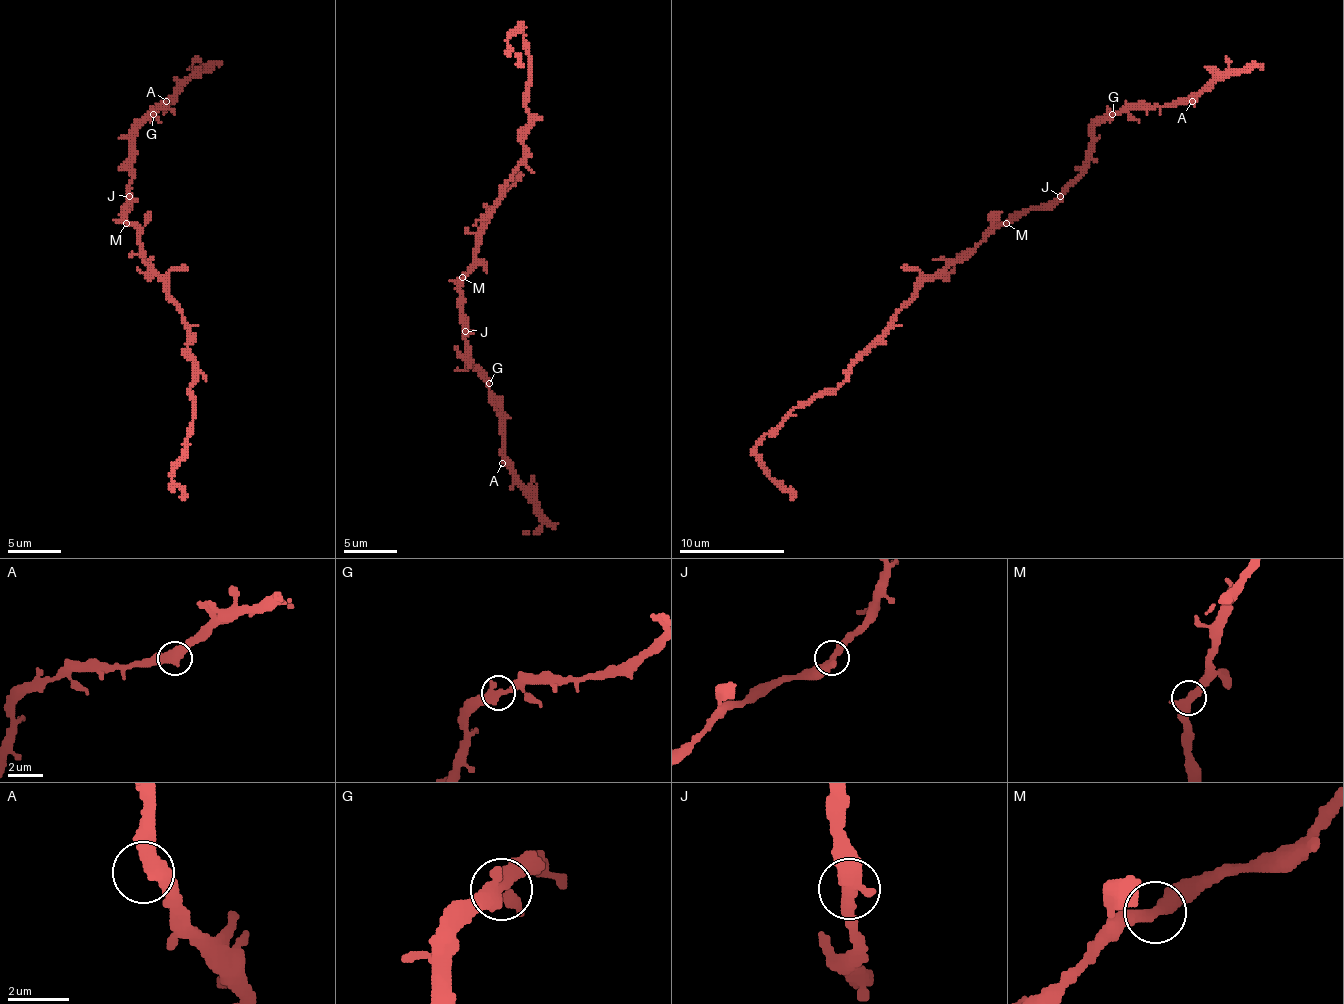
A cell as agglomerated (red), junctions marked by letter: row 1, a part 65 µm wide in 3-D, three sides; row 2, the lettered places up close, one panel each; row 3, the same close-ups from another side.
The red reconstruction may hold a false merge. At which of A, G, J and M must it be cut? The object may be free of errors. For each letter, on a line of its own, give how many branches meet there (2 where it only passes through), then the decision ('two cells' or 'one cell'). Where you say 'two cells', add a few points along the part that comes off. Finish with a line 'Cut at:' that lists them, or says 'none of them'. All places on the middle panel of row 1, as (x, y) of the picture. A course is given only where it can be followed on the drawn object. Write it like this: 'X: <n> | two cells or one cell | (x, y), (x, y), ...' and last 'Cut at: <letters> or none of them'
A: 2 | one cell
G: 2 | one cell
J: 2 | one cell
M: 2 | one cell
Cut at: none of them

